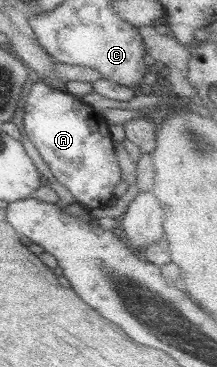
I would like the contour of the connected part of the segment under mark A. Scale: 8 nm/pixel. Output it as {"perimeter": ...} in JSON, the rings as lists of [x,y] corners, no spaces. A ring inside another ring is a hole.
{"perimeter":[[[35,82],[25,98],[25,113],[23,114],[23,132],[51,174],[57,178],[59,184],[65,186],[84,208],[105,207],[113,196],[113,188],[121,180],[120,169],[115,158],[111,135],[107,122],[102,116],[93,110],[89,104],[85,104],[79,97],[72,96],[67,91],[56,90],[47,84]]]}

